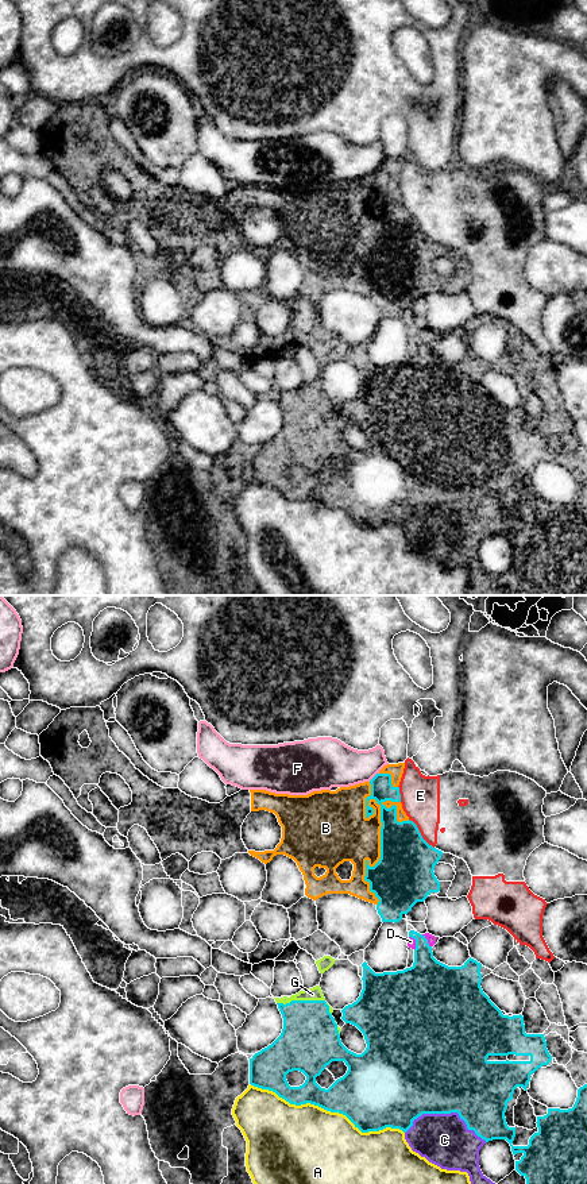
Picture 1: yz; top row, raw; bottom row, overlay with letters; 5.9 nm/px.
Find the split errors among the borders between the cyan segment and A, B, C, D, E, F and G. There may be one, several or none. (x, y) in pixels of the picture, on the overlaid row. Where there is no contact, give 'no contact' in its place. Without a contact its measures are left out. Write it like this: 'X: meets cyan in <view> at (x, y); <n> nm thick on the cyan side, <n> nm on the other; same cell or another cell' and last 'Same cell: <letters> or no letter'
A: meets cyan in yz at (327, 1110); 360 nm thick on the cyan side, 460 nm on the other; another cell
B: meets cyan in yz at (381, 845); 360 nm thick on the cyan side, 340 nm on the other; same cell
C: meets cyan in yz at (447, 1113); 500 nm thick on the cyan side, 300 nm on the other; same cell
D: meets cyan in yz at (416, 943); 280 nm thick on the cyan side, 50 nm on the other; same cell
E: meets cyan in yz at (420, 833); 340 nm thick on the cyan side, 240 nm on the other; another cell
F: meets cyan in yz at (374, 776); 140 nm thick on the cyan side, 280 nm on the other; another cell
G: meets cyan in yz at (300, 1001); 360 nm thick on the cyan side, 80 nm on the other; same cell
Same cell: B, C, D, G

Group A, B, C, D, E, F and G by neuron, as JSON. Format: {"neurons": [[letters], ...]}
{"neurons": [["A"], ["B", "C", "D", "G"], ["E"], ["F"]]}

